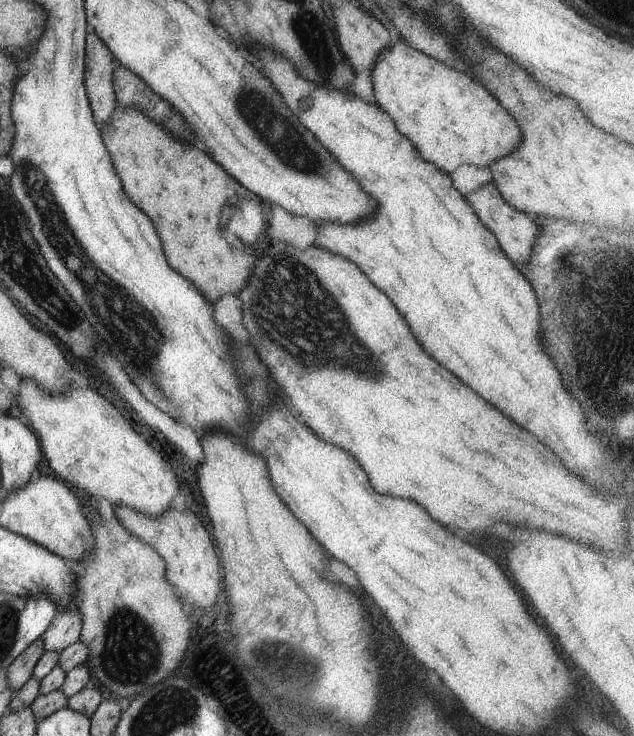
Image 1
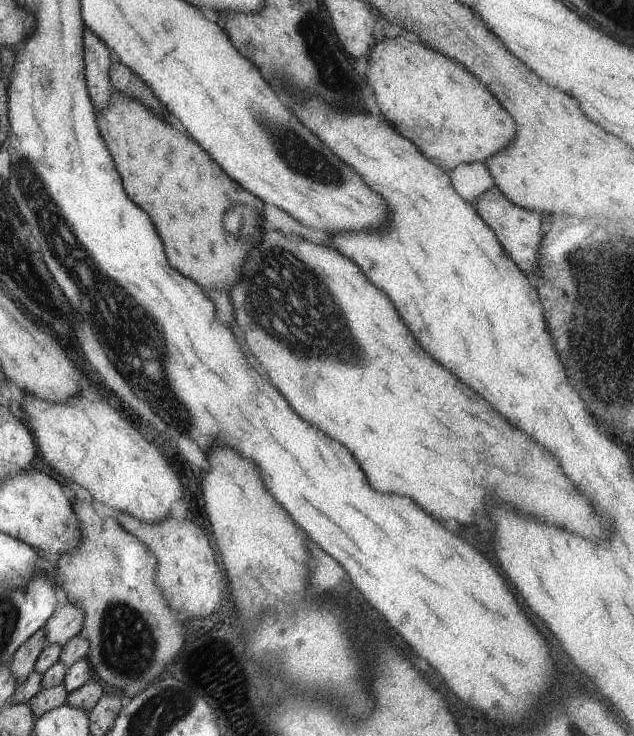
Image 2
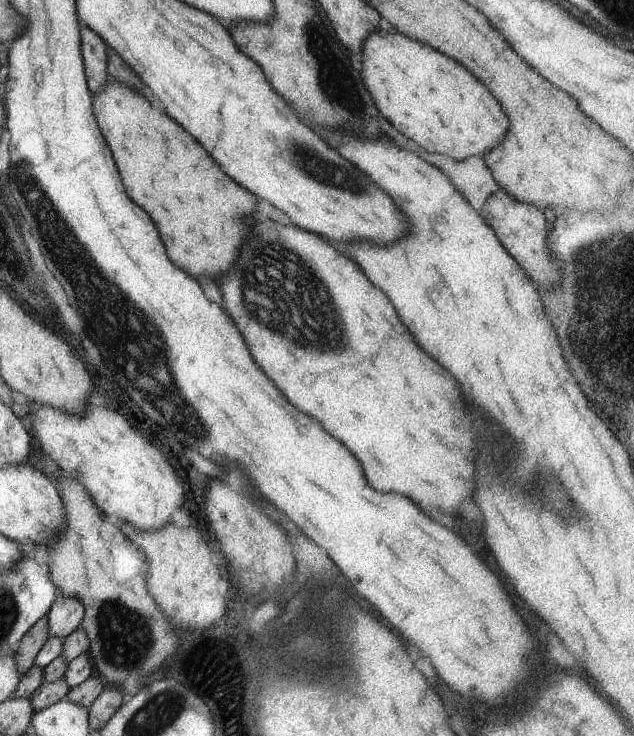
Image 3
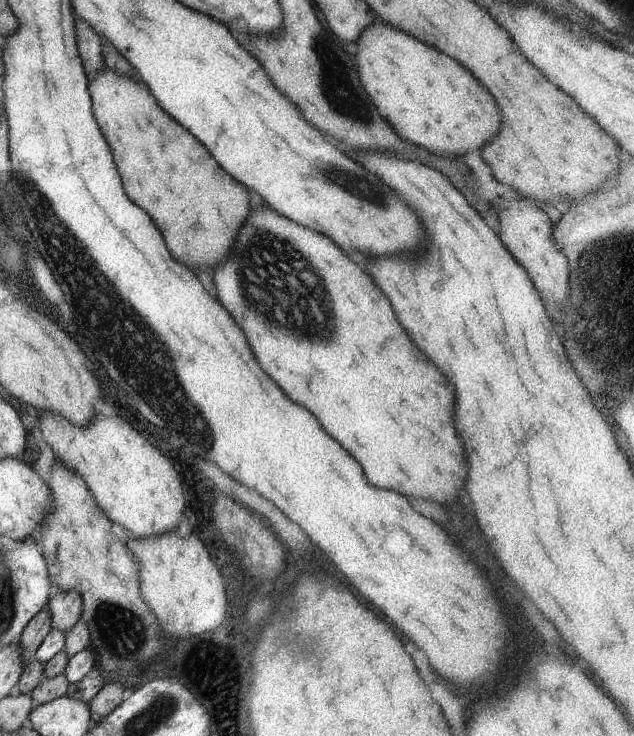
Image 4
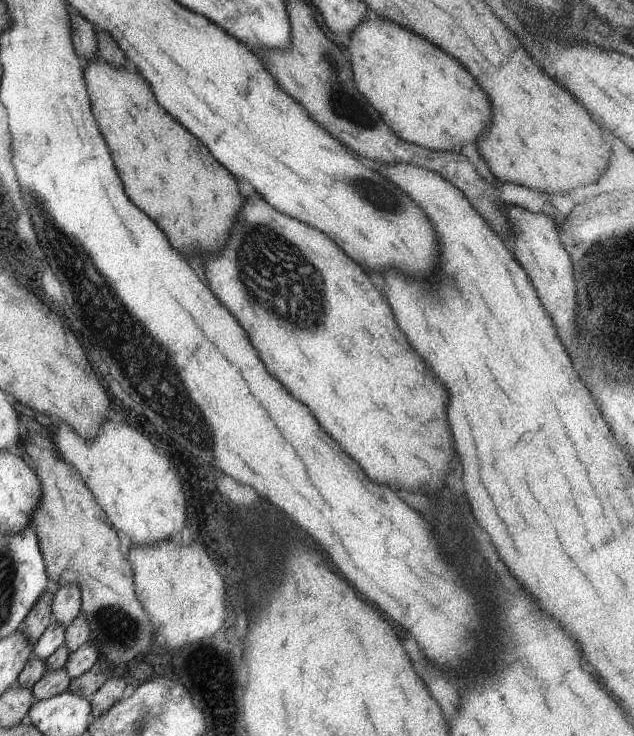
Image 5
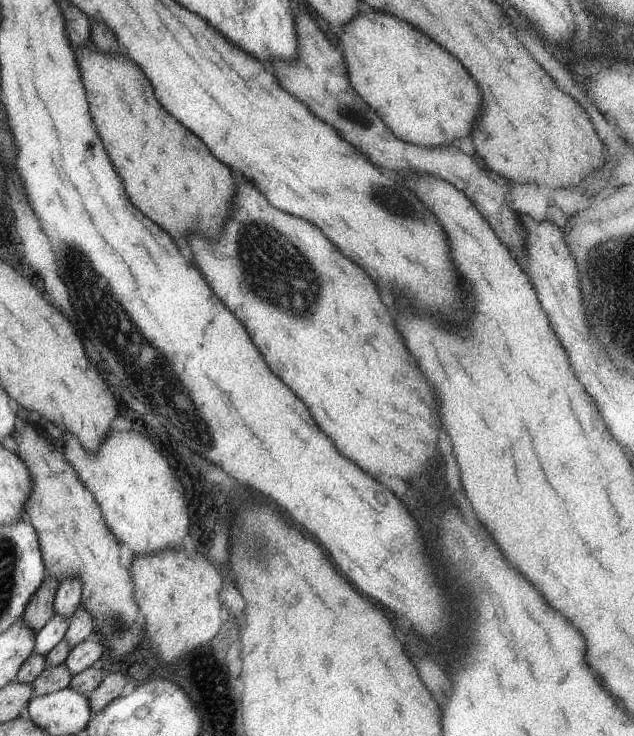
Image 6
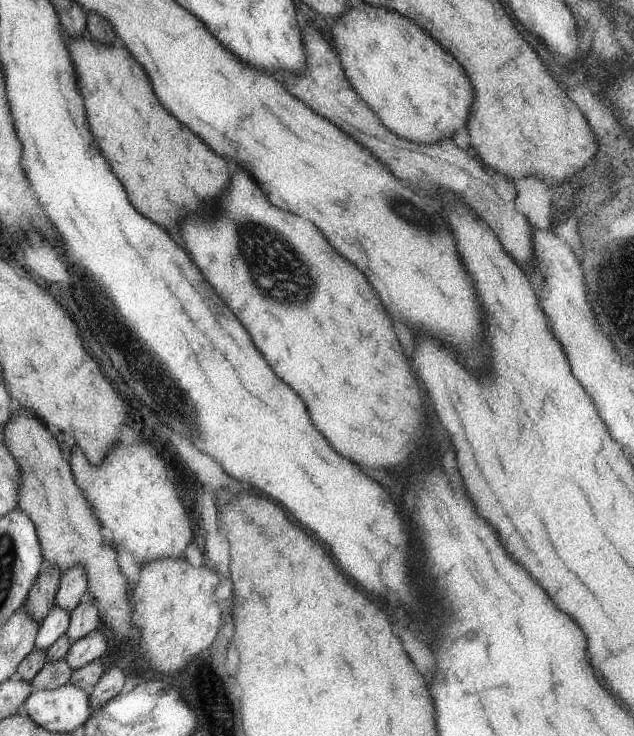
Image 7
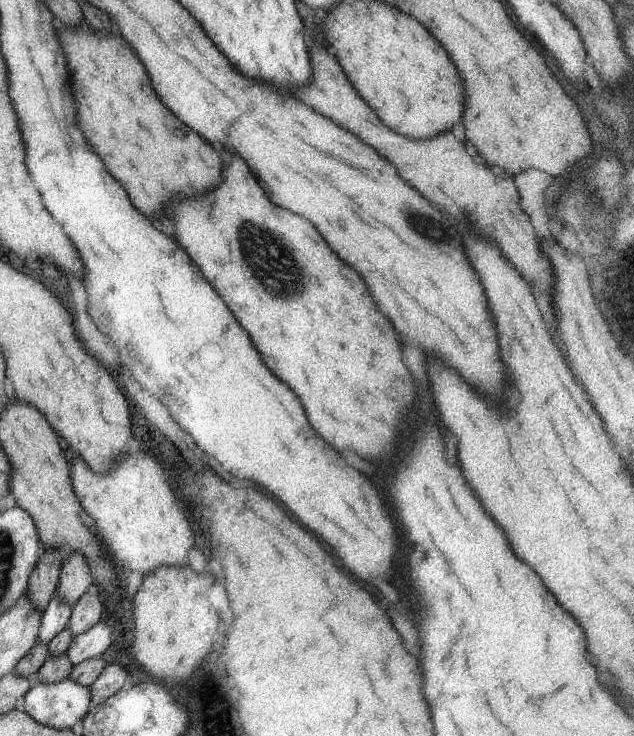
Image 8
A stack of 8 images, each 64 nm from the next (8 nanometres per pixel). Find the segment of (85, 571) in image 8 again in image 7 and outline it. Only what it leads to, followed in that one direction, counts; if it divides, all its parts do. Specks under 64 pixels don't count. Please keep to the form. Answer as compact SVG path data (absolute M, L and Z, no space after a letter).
M72 567L64 571L55 594L55 605L71 613L84 599L87 586L88 577L82 567Z

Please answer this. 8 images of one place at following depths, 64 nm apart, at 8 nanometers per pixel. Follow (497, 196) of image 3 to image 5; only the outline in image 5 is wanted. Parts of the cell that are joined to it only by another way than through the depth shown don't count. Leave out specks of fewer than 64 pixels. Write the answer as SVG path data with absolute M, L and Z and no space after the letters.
M504 204L507 221L511 231L504 238L505 245L511 250L514 258L530 276L540 302L552 316L552 322L558 328L562 340L574 336L574 312L576 312L576 282L574 282L573 264L568 252L559 239L556 223L545 213L533 213L527 208Z

